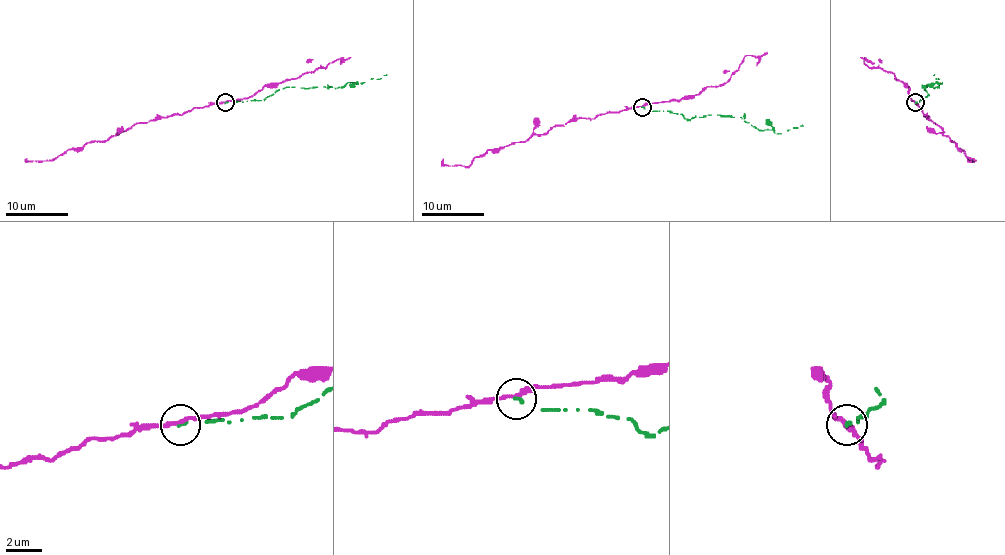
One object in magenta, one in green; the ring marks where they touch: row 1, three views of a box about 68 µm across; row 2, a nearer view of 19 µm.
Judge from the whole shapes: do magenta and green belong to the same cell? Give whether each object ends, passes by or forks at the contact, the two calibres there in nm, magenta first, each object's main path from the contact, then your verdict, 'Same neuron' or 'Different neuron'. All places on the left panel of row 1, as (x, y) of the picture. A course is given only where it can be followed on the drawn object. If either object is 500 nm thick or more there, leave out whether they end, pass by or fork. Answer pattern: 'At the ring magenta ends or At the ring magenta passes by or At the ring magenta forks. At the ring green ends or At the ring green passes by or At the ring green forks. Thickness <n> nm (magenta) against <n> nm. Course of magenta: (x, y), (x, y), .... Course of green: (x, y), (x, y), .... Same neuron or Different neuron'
At the ring magenta passes by. At the ring green ends. Thickness 240 nm (magenta) against 180 nm. Course of magenta: (226, 101), (133, 123), (105, 140), (86, 142), (57, 158), (30, 161), (27, 158). Course of green: (226, 103), (264, 100), (289, 87), (340, 87), (373, 78), (380, 79), (386, 75). Different neuron

